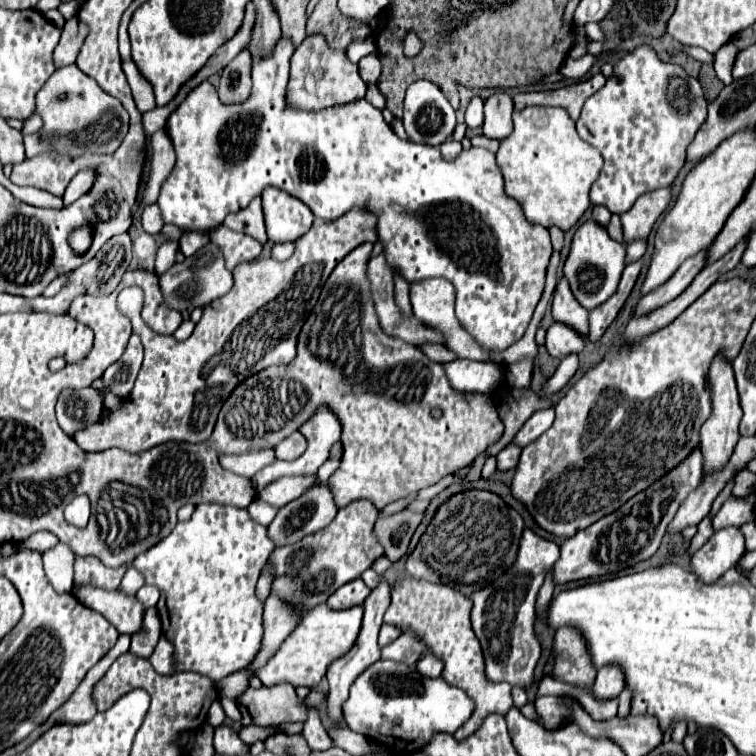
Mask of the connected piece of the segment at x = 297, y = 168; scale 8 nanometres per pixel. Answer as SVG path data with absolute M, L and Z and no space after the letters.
M279 39L275 51L271 57L267 59L255 59L252 56L252 90L250 97L244 103L237 103L237 105L225 105L221 103L219 95L217 95L217 89L211 85L211 83L201 83L197 89L193 89L185 99L183 103L171 113L171 117L167 119L167 125L165 129L169 131L169 137L173 141L173 147L175 147L175 153L177 153L177 163L173 167L173 171L169 173L169 177L165 179L165 183L161 185L161 191L159 191L159 199L157 199L157 205L161 209L161 217L165 223L173 223L177 225L179 229L183 231L199 231L199 233L209 233L213 231L215 227L219 227L223 223L223 219L229 215L229 213L237 213L241 209L245 209L255 197L261 195L261 191L265 187L277 187L277 189L283 189L287 191L289 195L301 199L311 211L315 217L319 219L325 219L325 221L335 221L337 217L345 215L349 209L353 207L363 207L367 209L369 213L373 213L377 217L377 237L379 237L379 243L383 245L383 255L387 259L387 265L391 267L391 271L395 271L397 275L401 275L405 281L413 283L413 281L421 281L421 279L431 279L431 277L443 277L447 281L453 283L455 287L455 315L461 323L461 327L489 353L497 353L497 351L505 351L509 345L513 345L515 341L519 341L531 321L531 315L533 315L533 309L543 293L543 285L545 285L545 269L549 265L549 257L551 257L551 239L549 239L549 231L541 225L535 225L535 223L529 223L523 215L523 209L521 205L515 201L515 199L509 199L509 195L505 193L505 187L503 187L503 175L495 163L495 155L485 151L485 149L467 149L467 151L461 151L461 155L455 159L455 161L445 161L439 153L439 147L425 147L425 145L419 145L419 143L411 143L411 141L403 141L399 139L393 129L385 123L383 115L379 109L375 109L371 103L367 103L365 99L357 99L353 103L345 103L345 105L339 105L339 107L329 107L329 109L321 109L321 111L293 111L285 105L285 87L287 87L287 79L289 79L289 57L293 55L295 47L289 43L289 39Z

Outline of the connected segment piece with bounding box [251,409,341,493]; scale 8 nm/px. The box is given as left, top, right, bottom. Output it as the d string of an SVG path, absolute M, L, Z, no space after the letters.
M329 409L317 411L305 425L299 429L301 433L307 433L309 447L307 451L295 459L295 461L275 461L273 465L267 465L261 469L253 479L253 489L259 493L267 487L267 483L273 483L281 477L307 477L315 475L317 469L327 461L329 449L333 443L341 437L341 425L337 417Z

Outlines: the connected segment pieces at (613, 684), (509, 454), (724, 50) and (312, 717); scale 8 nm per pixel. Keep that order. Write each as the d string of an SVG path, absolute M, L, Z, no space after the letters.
M617 667L599 669L595 685L593 685L593 695L601 701L615 699L625 689L625 681L621 677L623 677L623 673Z
M509 443L499 455L497 455L497 469L501 471L507 471L507 469L513 469L519 461L519 455L521 455L521 447Z
M730 41L715 53L714 70L724 85L730 85L734 81L731 71L738 51L737 47Z
M315 707L307 709L307 719L303 721L303 733L301 735L309 743L311 751L325 751L325 749L329 749L333 745L333 741L327 735L327 729L325 729L325 725L321 721L319 709L315 709Z

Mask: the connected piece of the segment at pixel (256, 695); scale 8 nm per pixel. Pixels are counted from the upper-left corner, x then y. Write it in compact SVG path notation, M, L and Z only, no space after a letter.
M277 683L273 687L247 689L237 699L239 711L243 713L243 725L281 725L285 721L303 721L305 705L295 695L295 687L289 683Z

